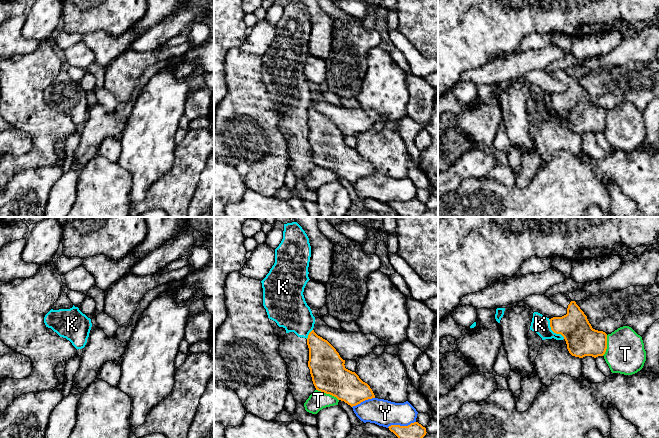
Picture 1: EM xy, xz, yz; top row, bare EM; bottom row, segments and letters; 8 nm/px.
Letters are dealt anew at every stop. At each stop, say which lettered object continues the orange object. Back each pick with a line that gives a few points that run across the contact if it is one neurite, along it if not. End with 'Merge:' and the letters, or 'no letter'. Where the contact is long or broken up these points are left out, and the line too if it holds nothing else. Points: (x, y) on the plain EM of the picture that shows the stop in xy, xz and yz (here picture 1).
Merge: no letter

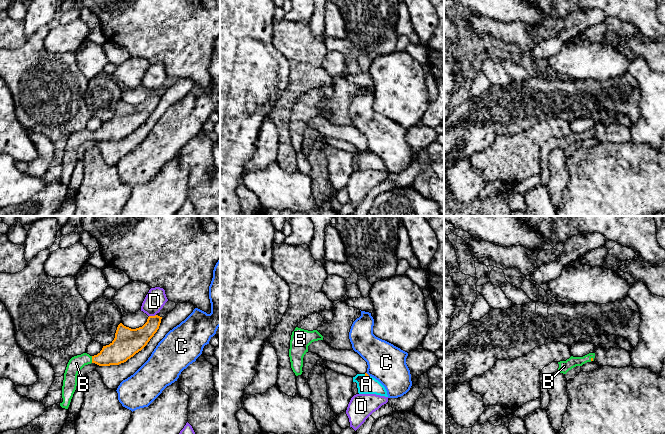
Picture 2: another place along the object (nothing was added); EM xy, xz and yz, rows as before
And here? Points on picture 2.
B: line xy (121, 125), (105, 134), (92, 135), (83, 135), (76, 139)
Merge: B

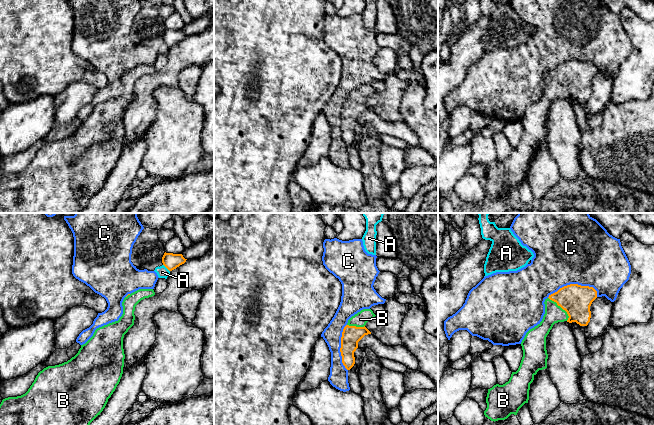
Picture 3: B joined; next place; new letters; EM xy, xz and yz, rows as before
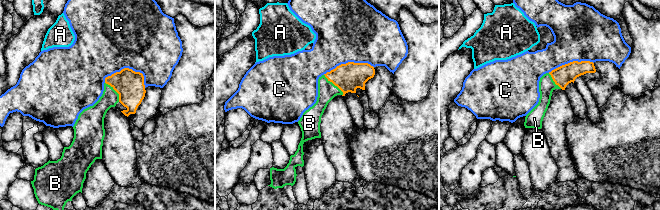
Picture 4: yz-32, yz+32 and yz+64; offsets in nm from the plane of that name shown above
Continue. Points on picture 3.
Merge: B

